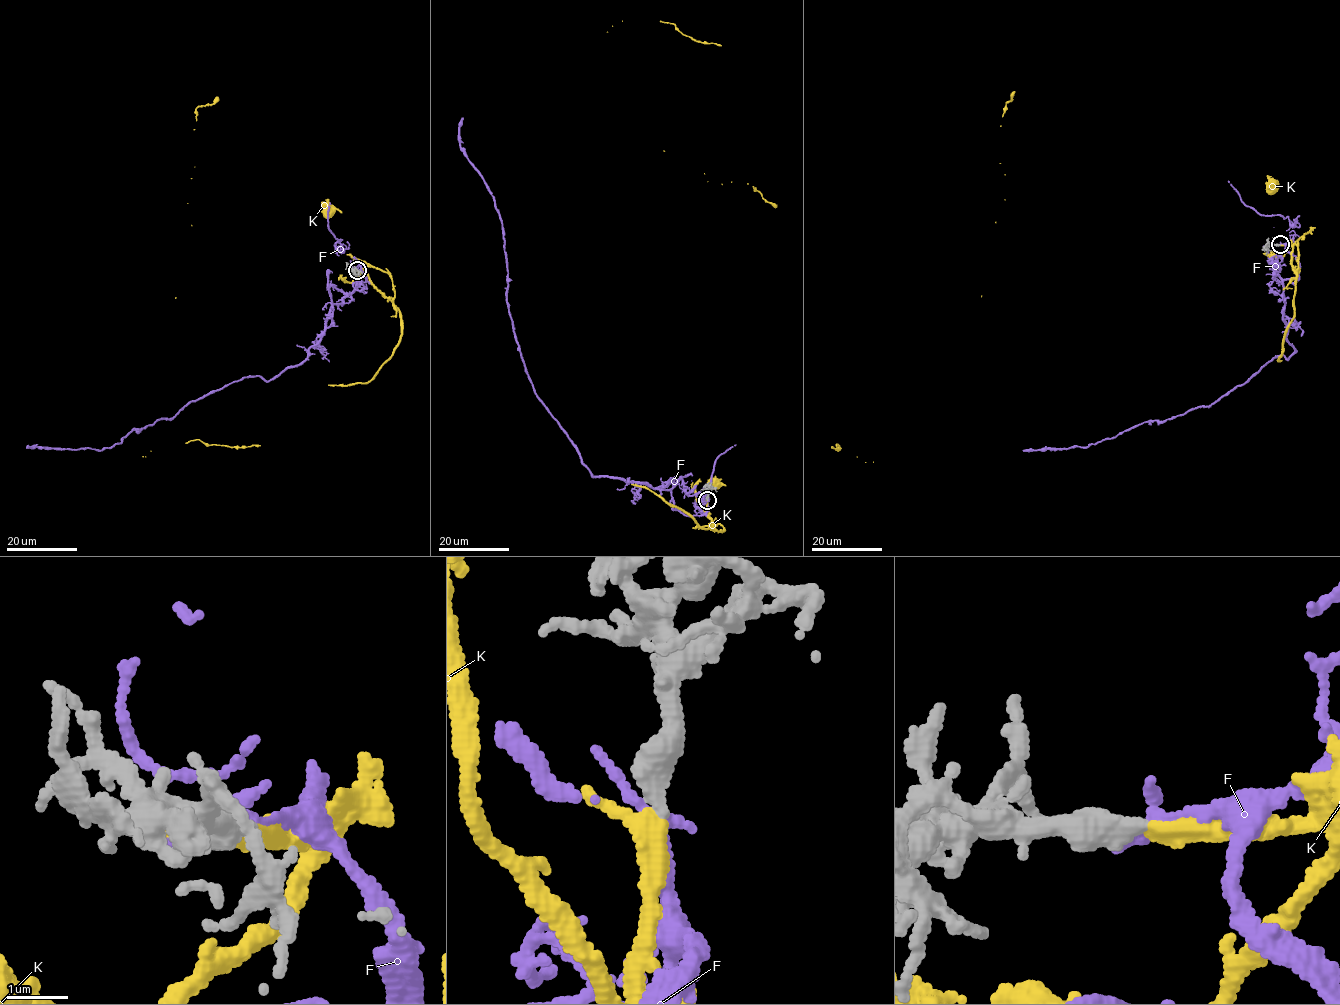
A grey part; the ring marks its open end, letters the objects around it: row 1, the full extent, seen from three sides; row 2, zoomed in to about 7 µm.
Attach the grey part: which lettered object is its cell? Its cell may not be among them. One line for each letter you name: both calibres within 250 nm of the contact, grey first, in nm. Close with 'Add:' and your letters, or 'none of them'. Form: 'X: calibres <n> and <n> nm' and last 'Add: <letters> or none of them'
K: calibres 380 and 240 nm
Add: K

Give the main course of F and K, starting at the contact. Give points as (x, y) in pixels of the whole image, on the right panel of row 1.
F: (1280, 244), (1300, 265), (1284, 281), (1287, 359), (1208, 406), (1087, 446), (1023, 451)
K: (1280, 244), (1293, 244), (1291, 262), (1296, 271), (1295, 244), (1310, 232), (1310, 228), (1272, 185)

